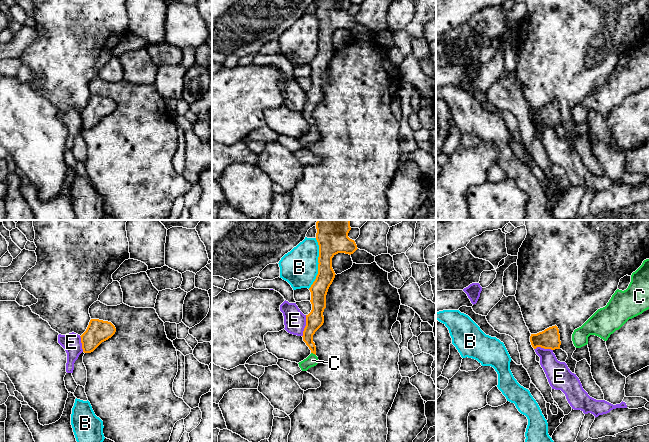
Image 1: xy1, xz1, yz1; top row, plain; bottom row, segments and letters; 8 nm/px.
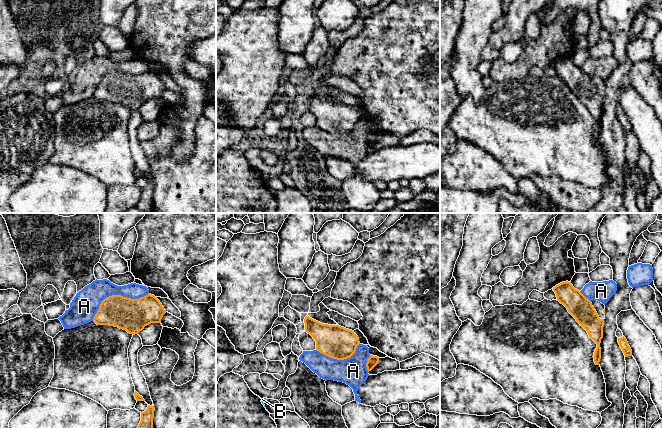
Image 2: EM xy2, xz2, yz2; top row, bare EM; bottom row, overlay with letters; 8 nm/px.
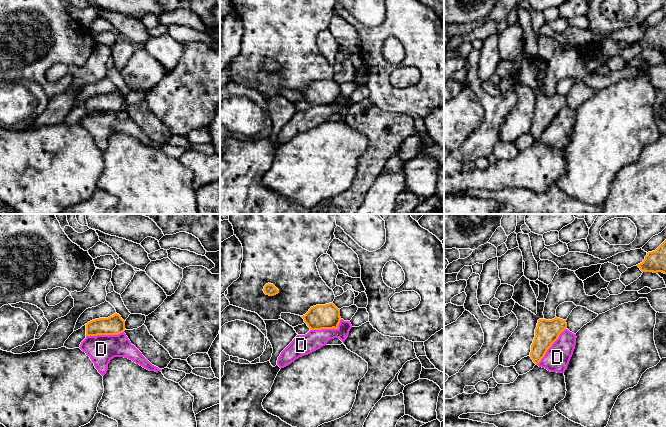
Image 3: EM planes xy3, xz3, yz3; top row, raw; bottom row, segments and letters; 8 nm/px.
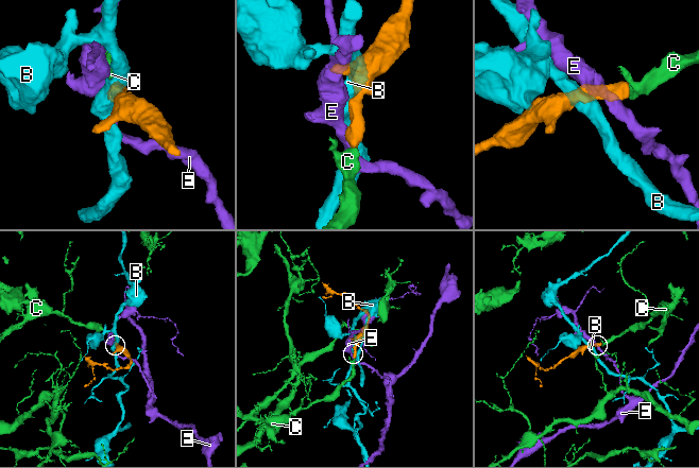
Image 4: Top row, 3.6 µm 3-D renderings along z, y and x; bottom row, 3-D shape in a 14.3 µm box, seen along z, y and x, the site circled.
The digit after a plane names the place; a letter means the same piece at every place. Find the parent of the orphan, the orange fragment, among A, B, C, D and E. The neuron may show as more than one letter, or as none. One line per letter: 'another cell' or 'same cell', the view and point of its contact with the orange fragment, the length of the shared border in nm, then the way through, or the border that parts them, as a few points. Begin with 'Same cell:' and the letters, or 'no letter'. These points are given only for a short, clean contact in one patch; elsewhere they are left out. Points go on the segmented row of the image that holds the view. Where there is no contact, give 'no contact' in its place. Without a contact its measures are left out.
Same cell: C
A: another cell; meets orange in xy2 at (115, 295); contact 500 nm long
B: another cell; meets orange in xz1 at (318, 262); contact 420 nm long
C: same cell; meets orange in xz1 at (313, 353); contact 50 nm long; runs through xz1 (313, 322), (309, 330), (313, 353), (312, 360)
D: another cell; meets orange in xy3 at (104, 334); contact 300 nm long; border along xy3 (123, 331), (117, 334), (86, 336)
E: another cell; meets orange in xz1 at (305, 326); contact 180 nm long; border along xz1 (306, 315), (306, 325), (302, 336)

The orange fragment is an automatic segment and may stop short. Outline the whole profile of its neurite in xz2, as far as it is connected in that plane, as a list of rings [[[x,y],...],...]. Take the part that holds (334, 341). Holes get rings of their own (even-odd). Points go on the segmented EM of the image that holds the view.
[[[309,316],[304,319],[305,332],[316,341],[316,350],[337,360],[350,358],[360,344],[354,331],[339,325],[322,324]]]

